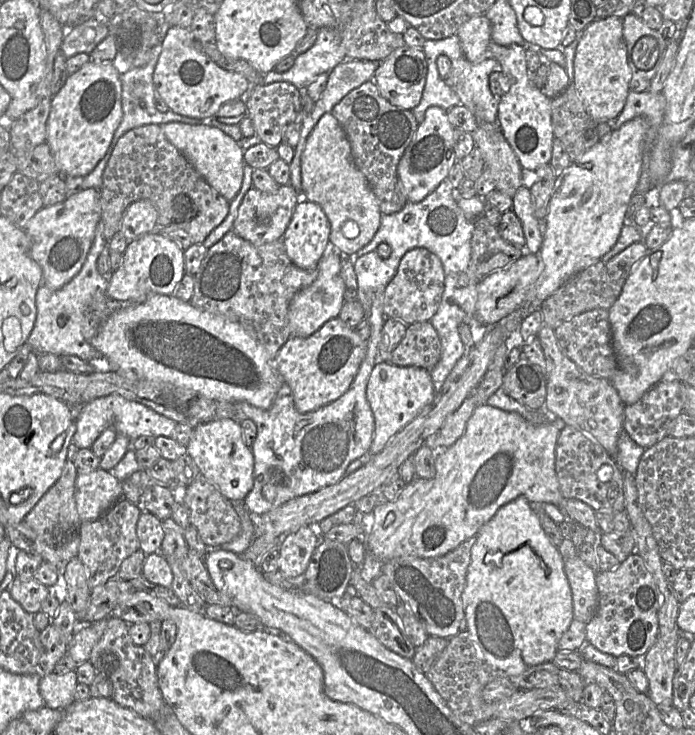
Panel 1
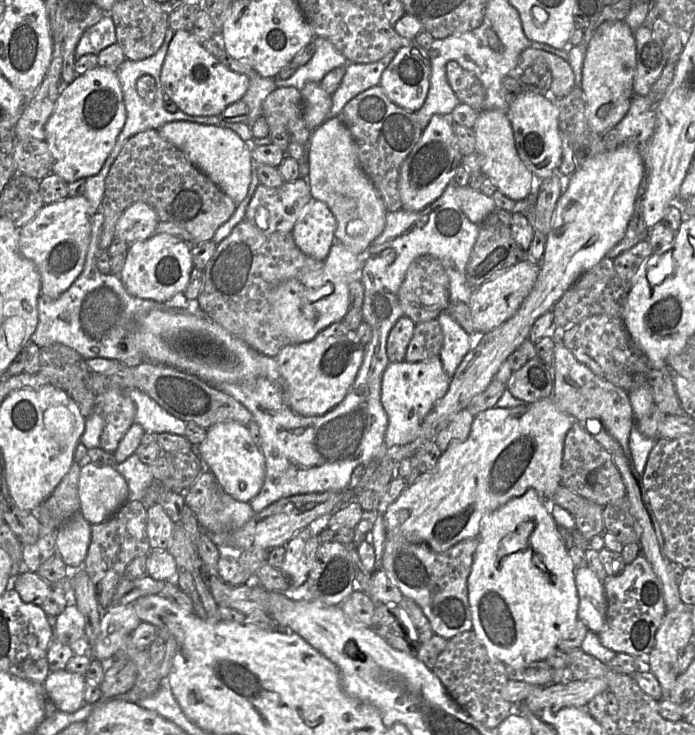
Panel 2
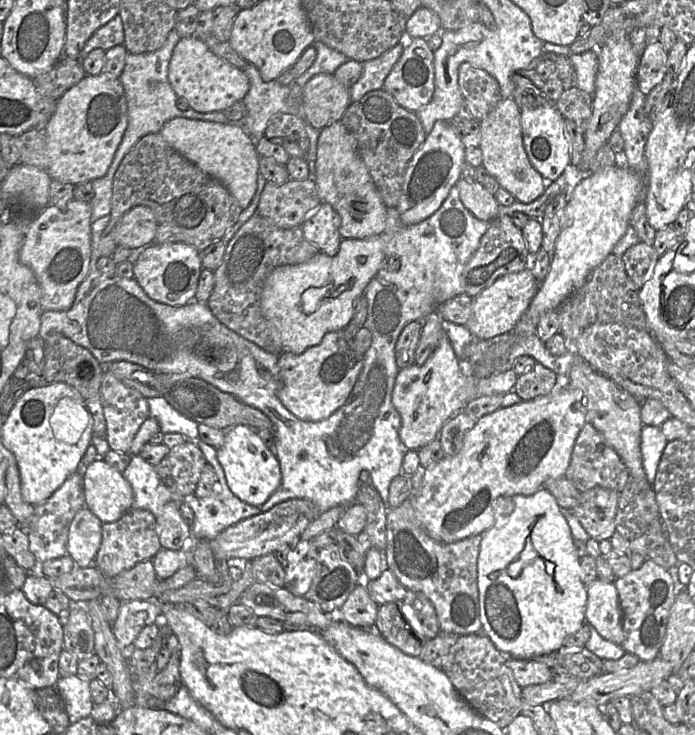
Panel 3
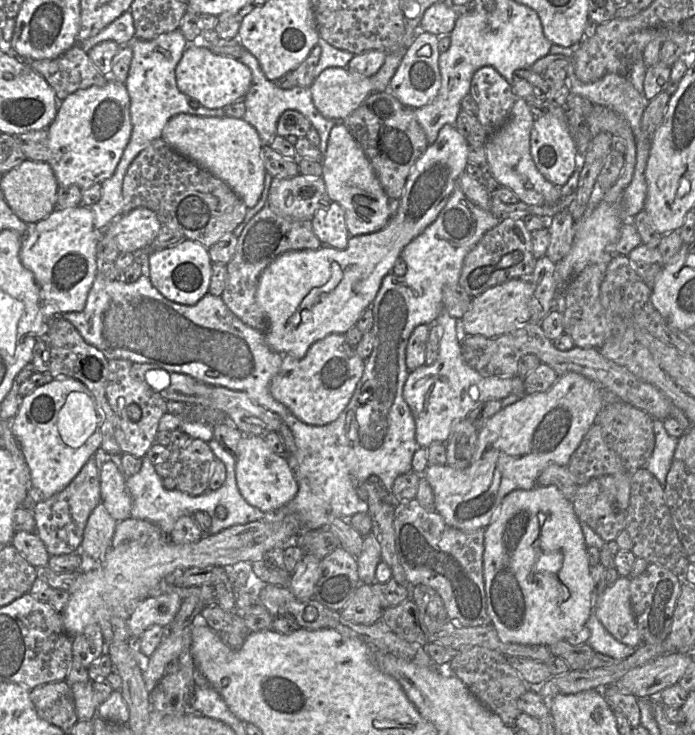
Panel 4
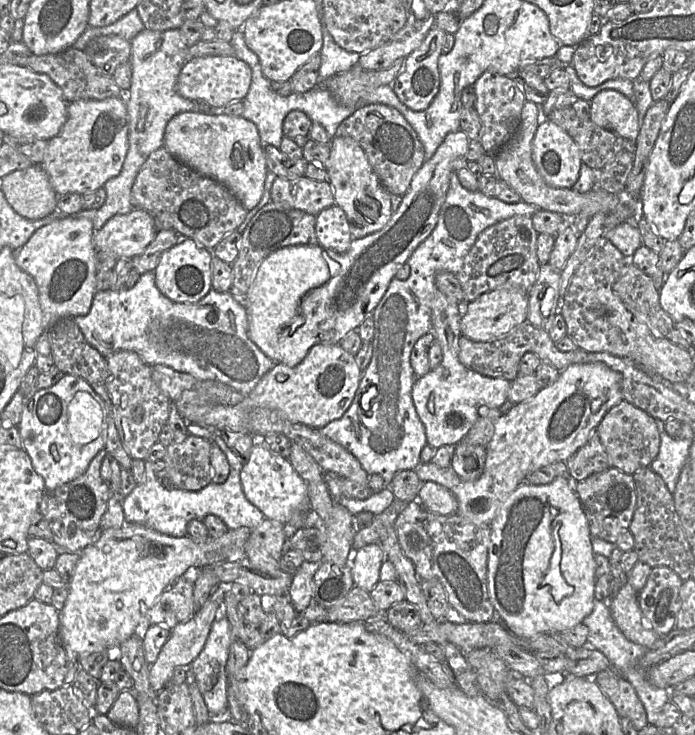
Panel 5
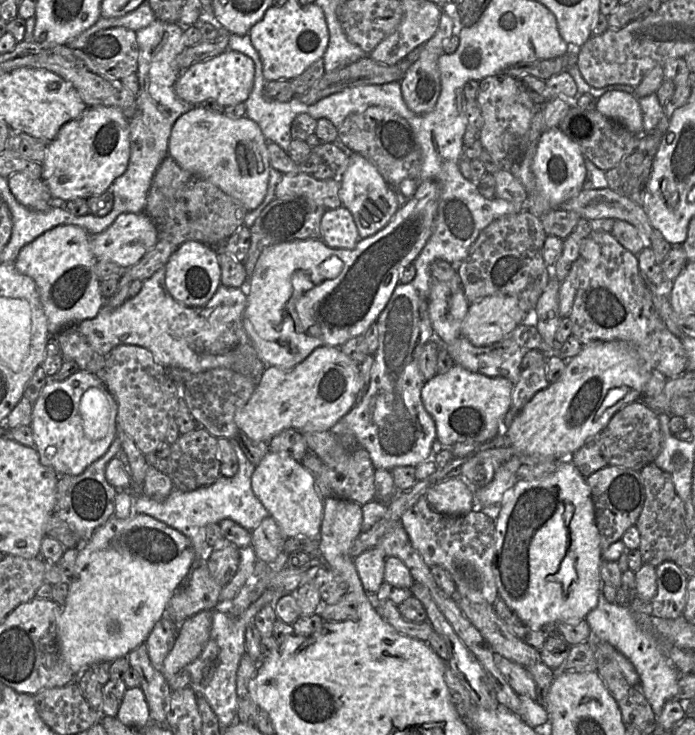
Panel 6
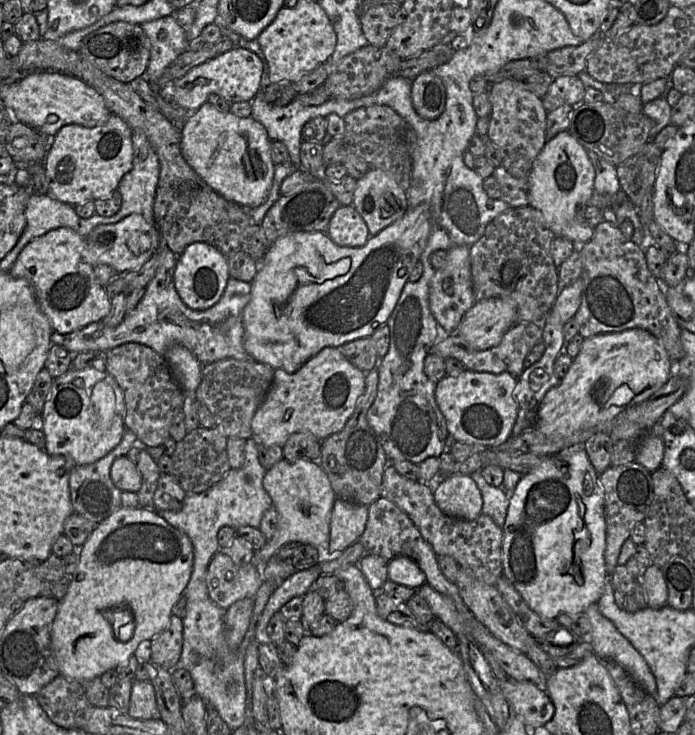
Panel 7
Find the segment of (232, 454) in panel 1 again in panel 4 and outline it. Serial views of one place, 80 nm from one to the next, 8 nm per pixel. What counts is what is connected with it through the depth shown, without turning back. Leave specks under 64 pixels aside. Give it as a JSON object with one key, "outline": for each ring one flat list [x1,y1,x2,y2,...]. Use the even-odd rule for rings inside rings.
{"outline":[[243,436,239,442,235,477,244,500,264,513,286,506,297,492,298,483,285,456,274,453,261,436]]}

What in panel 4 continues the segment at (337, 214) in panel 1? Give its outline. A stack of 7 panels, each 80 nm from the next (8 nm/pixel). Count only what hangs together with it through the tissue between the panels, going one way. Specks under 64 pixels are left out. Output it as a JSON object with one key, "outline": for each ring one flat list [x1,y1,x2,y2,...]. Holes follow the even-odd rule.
{"outline":[[337,122,329,134,327,148,321,161,327,195,345,212,346,227,350,236,370,234,383,229,390,220,389,197,361,146,342,122]]}

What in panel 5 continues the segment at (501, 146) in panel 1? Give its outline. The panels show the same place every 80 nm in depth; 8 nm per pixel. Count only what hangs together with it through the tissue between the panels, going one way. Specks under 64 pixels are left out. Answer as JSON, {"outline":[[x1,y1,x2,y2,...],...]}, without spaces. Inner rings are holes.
{"outline":[[528,100,525,102,521,112,520,125,516,133,495,154,497,177,511,186,521,196,523,201,542,210,549,210,569,216,585,214,588,217,592,217,599,212,608,214,617,210,620,206,631,206,635,210,631,217,635,218,636,222,644,217,642,202,629,195,626,188,621,193,610,193,601,188,593,188,590,191,580,193,572,188,553,187,545,182,532,158,532,141,539,123,545,119,543,118,545,114,541,107,543,109,543,105,537,105]]}

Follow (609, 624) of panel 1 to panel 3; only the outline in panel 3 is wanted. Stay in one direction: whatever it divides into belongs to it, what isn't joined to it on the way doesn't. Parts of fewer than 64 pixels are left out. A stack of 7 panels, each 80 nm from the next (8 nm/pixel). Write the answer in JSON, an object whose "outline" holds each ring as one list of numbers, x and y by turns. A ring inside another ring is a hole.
{"outline":[[645,559,639,569,632,569,624,577,616,578,614,585,618,592,625,633,621,647,626,653,633,654,642,661,651,661,659,656,671,609,678,593,678,584,678,580,677,583,674,581,668,569,649,559]]}

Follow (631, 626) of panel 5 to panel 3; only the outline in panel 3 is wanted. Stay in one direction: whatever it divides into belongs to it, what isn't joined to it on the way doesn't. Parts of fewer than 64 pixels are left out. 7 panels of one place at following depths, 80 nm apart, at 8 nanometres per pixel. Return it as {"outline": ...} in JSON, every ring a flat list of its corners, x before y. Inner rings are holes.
{"outline":[[598,578,587,584,585,620,604,639,618,645,623,643,622,611,614,582,607,583]]}

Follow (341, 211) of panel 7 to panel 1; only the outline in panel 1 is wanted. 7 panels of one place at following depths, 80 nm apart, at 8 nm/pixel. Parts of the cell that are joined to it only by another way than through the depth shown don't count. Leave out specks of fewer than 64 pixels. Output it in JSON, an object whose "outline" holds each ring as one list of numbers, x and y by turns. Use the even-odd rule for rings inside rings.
{"outline":[[301,198,282,237,291,262,301,269,318,269,330,242,330,231,330,222,321,206]]}

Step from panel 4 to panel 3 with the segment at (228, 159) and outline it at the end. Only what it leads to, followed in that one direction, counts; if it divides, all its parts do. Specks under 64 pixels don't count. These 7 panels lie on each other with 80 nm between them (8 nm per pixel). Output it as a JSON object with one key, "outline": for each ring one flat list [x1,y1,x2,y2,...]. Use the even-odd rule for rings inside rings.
{"outline":[[177,117,165,122,159,134,187,161,220,181,242,209,250,204,257,190,260,156,256,151,255,142,241,128]]}

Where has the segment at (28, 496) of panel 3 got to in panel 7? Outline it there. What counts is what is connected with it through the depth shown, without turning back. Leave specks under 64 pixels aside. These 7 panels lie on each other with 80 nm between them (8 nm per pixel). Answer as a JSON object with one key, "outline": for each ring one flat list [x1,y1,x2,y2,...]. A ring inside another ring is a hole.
{"outline":[[93,367,85,368,82,370,69,370,64,375,55,378,53,380,49,398,44,405,43,412,41,413,41,415,38,416,40,416,42,420,42,431,46,438,46,446,44,451,46,451,49,455,52,456,65,456,72,460,75,466,88,465,106,456,121,442,126,430,124,424,125,400,122,389,119,387,115,379,107,371,99,371]]}

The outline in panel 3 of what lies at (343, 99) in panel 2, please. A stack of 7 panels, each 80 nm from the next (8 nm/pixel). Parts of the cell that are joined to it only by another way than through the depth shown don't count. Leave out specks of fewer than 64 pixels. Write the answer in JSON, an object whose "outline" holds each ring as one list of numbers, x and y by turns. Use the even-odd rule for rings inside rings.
{"outline":[[397,43,377,58,362,63,363,71,360,78,349,87,352,102,360,100,370,91,384,87,386,77,400,58,403,50,402,43]]}

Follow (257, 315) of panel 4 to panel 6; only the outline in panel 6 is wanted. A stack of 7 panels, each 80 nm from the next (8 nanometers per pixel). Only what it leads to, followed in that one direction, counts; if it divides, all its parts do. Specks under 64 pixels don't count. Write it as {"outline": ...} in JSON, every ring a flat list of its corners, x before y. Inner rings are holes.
{"outline":[[305,196,275,198,272,200,249,228,251,233,250,247,247,256,242,262,248,280,252,275,258,258,269,246,294,240,321,239,320,223,326,210,324,206]]}

